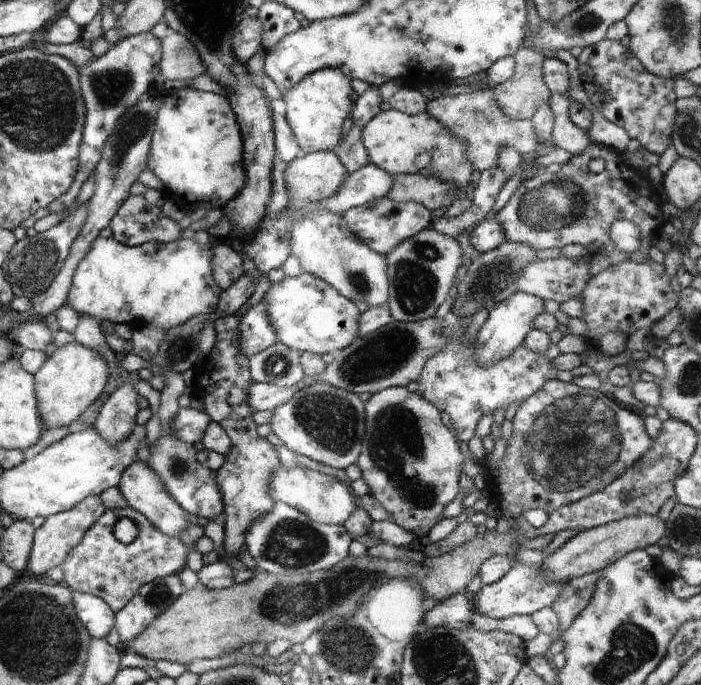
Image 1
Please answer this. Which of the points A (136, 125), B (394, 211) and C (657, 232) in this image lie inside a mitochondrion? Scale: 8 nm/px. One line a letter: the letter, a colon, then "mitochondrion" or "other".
A: mitochondrion
B: other
C: other

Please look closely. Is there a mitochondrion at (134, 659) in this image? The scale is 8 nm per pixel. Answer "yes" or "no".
no

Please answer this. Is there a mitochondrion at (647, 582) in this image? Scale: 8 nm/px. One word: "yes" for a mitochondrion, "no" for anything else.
no

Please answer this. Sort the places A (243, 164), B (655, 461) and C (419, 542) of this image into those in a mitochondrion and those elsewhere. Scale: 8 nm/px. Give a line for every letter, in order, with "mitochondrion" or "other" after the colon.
A: other
B: mitochondrion
C: other

